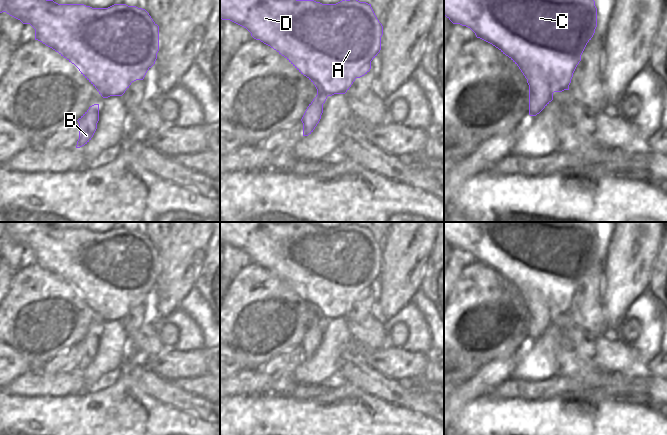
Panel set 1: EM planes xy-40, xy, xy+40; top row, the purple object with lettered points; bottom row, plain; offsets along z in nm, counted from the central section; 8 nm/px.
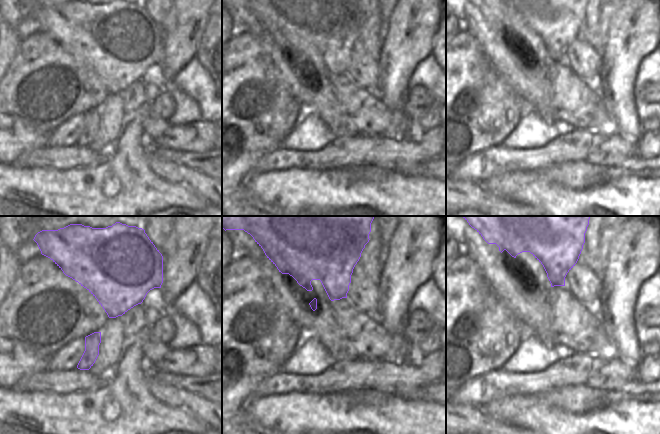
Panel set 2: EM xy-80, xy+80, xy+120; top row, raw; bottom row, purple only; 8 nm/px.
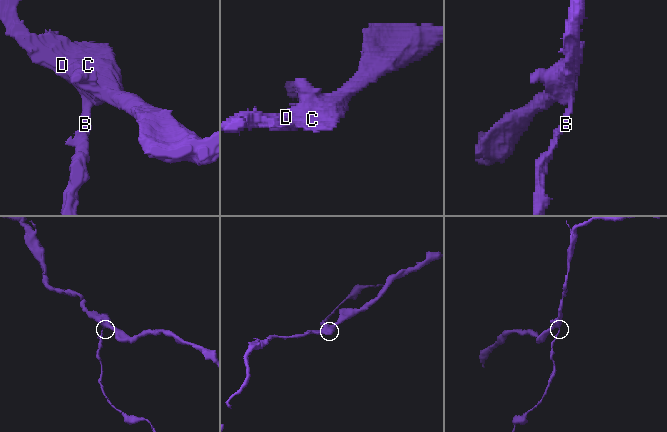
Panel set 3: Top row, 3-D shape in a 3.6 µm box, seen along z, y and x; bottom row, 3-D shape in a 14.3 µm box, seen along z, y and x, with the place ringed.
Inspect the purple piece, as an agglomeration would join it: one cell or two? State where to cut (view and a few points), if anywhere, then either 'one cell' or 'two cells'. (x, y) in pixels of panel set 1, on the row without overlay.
xy (315, 321), (322, 328) | two cells

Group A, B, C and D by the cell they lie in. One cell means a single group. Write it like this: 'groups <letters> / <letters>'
groups A C D / B

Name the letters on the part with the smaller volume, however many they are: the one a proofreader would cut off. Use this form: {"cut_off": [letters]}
{"cut_off": ["B"]}

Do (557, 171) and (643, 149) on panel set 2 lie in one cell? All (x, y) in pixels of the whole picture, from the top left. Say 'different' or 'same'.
different

